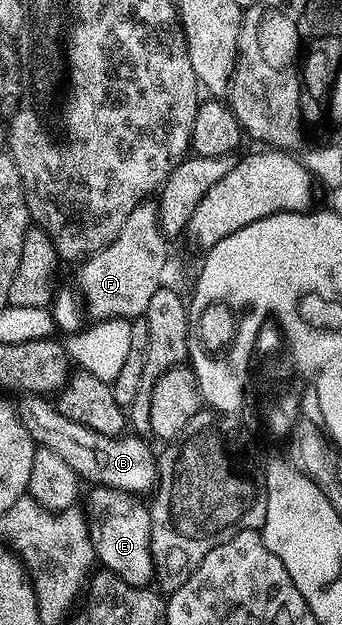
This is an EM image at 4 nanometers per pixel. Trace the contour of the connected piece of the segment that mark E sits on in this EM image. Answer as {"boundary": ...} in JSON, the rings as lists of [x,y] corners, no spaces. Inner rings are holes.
{"boundary":[[[93,489],[90,522],[94,527],[94,545],[99,565],[116,574],[131,586],[149,585],[153,581],[156,565],[152,562],[152,516],[133,495],[123,490]]]}

